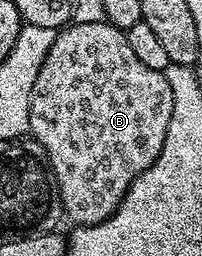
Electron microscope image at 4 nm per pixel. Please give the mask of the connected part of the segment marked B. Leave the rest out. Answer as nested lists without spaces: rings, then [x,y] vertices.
[[[107,21],[94,24],[73,22],[57,34],[34,81],[28,129],[31,138],[40,143],[46,153],[64,214],[69,220],[73,219],[73,224],[89,227],[106,221],[116,212],[130,185],[143,171],[150,169],[158,153],[162,153],[173,109],[174,97],[164,73],[138,61],[123,30]]]

